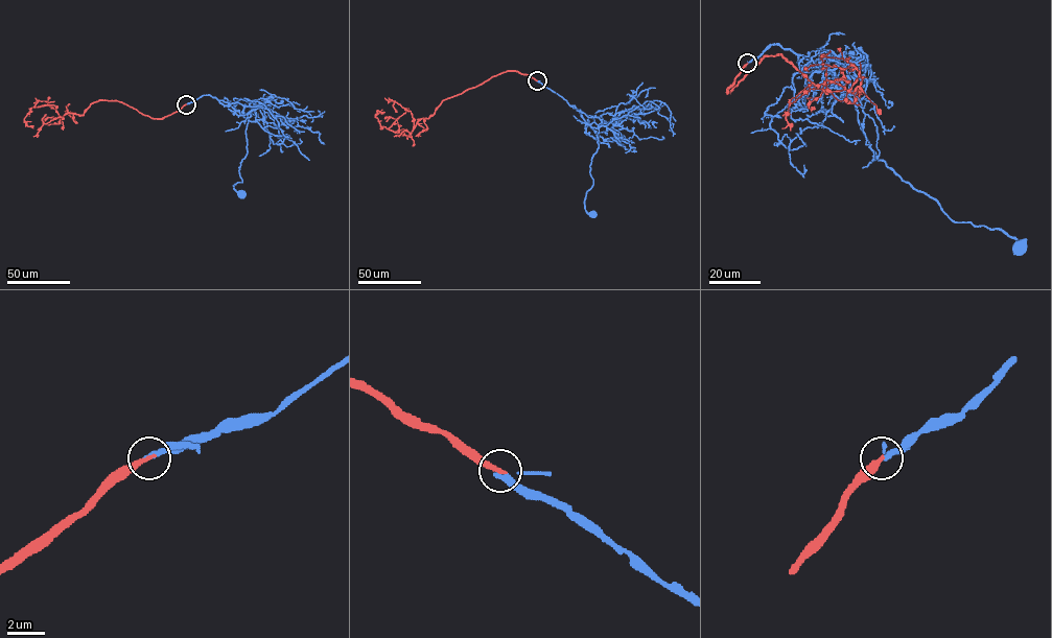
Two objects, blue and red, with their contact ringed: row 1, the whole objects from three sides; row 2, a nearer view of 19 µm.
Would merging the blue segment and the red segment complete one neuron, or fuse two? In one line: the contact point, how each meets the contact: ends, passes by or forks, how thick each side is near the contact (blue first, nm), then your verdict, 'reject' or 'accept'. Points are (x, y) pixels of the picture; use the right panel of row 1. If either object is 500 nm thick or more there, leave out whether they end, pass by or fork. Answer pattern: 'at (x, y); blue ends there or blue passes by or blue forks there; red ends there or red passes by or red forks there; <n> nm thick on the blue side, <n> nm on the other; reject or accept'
at (747, 63); blue passes by; red ends there; 220 nm thick on the blue side, 240 nm on the other; accept

